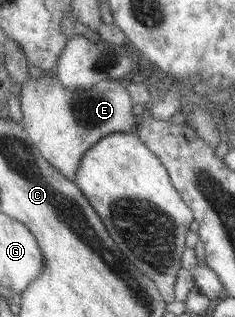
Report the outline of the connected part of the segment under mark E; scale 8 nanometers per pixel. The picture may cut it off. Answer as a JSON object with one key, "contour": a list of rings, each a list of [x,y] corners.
{"contour":[[[55,72],[44,73],[39,79],[34,77],[28,79],[21,87],[20,95],[24,113],[24,122],[22,123],[31,135],[32,140],[37,144],[44,158],[58,167],[61,174],[67,176],[68,179],[72,179],[73,182],[88,149],[91,149],[109,134],[132,131],[130,128],[133,128],[136,120],[140,118],[134,115],[135,102],[131,91],[119,79],[106,79],[90,87],[82,87],[76,90],[64,87],[64,83],[55,75]]]}

